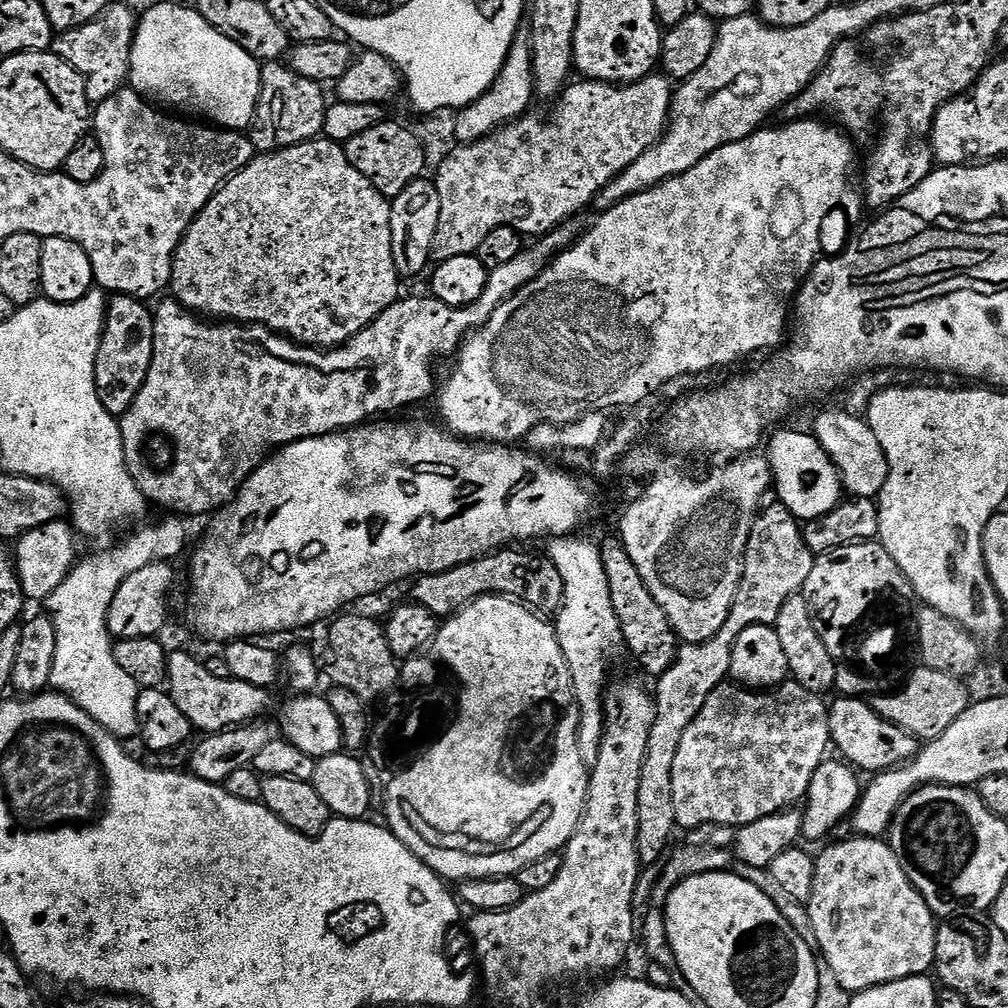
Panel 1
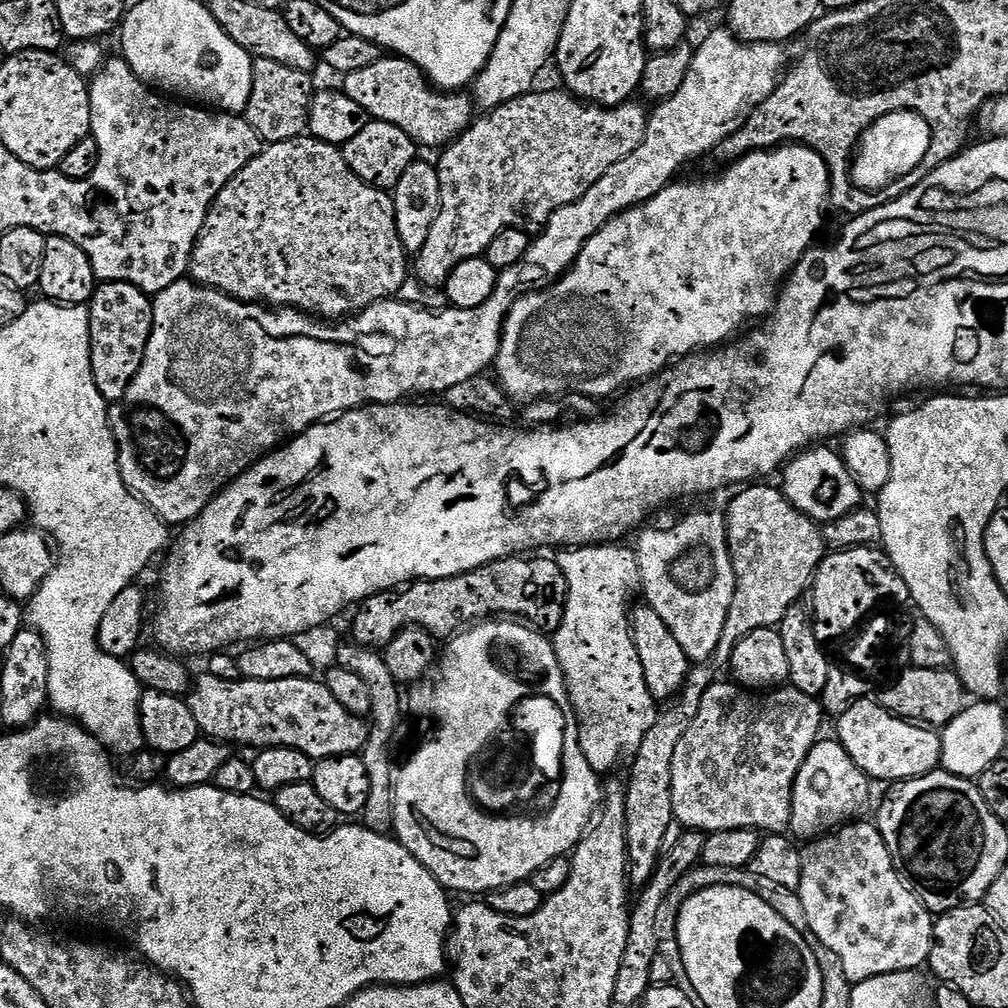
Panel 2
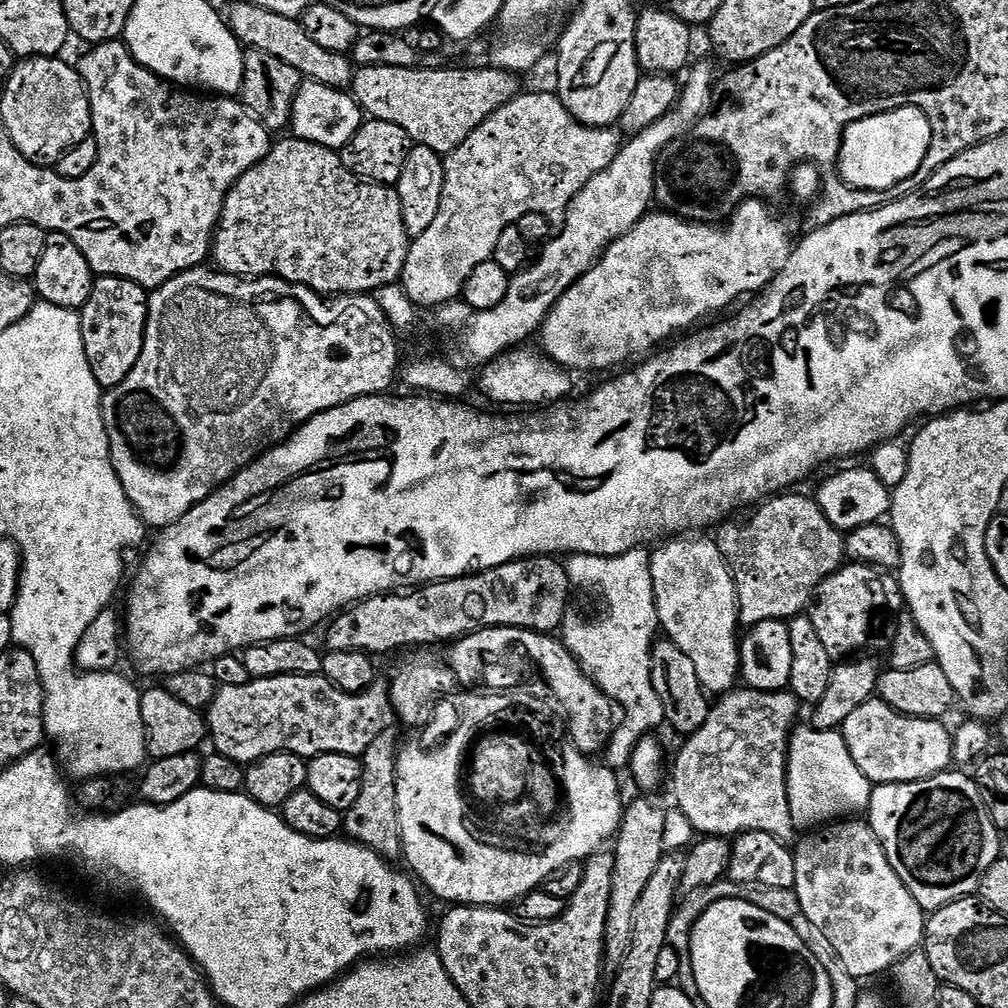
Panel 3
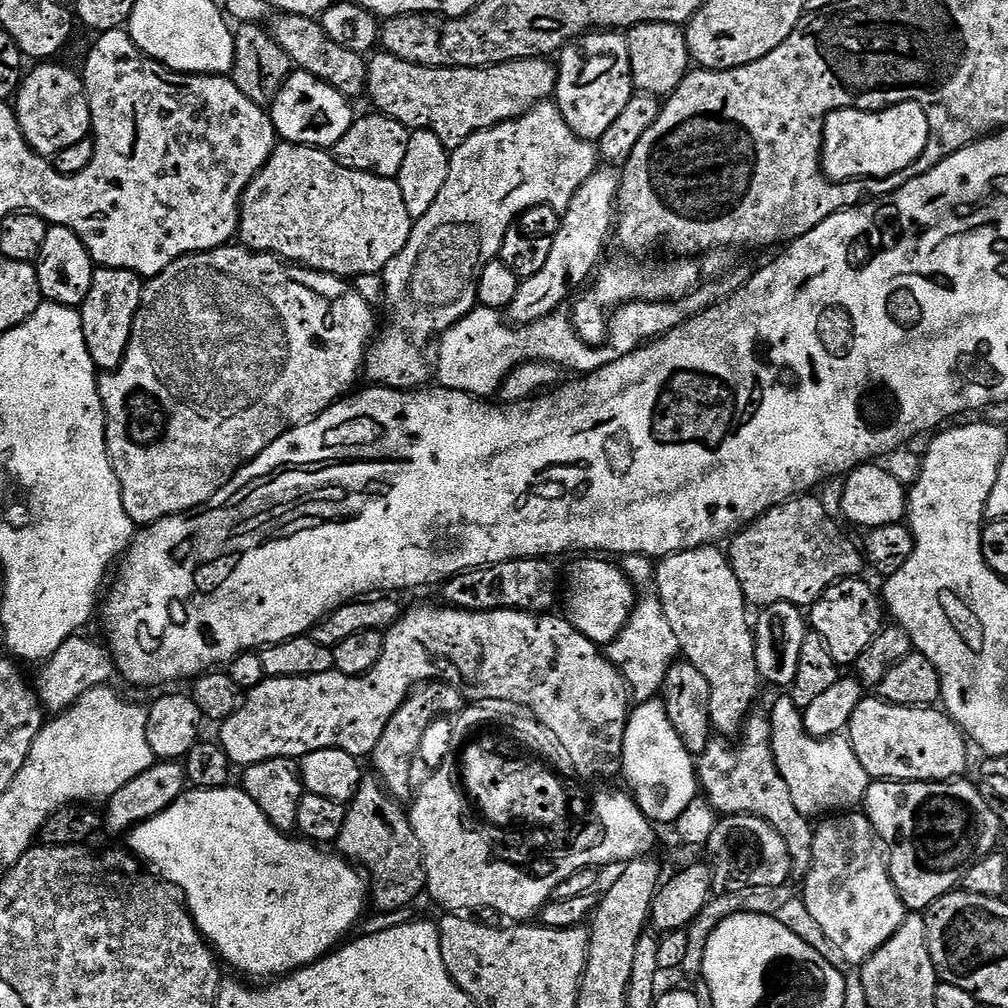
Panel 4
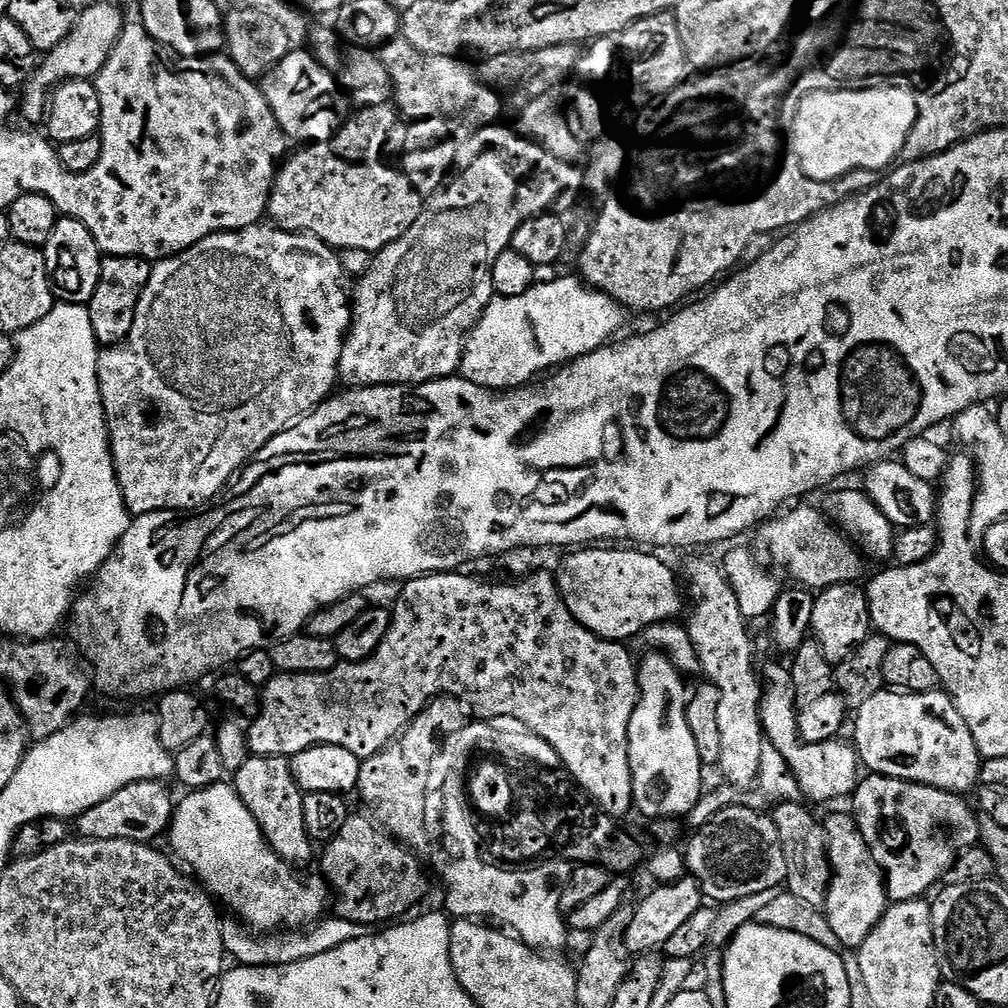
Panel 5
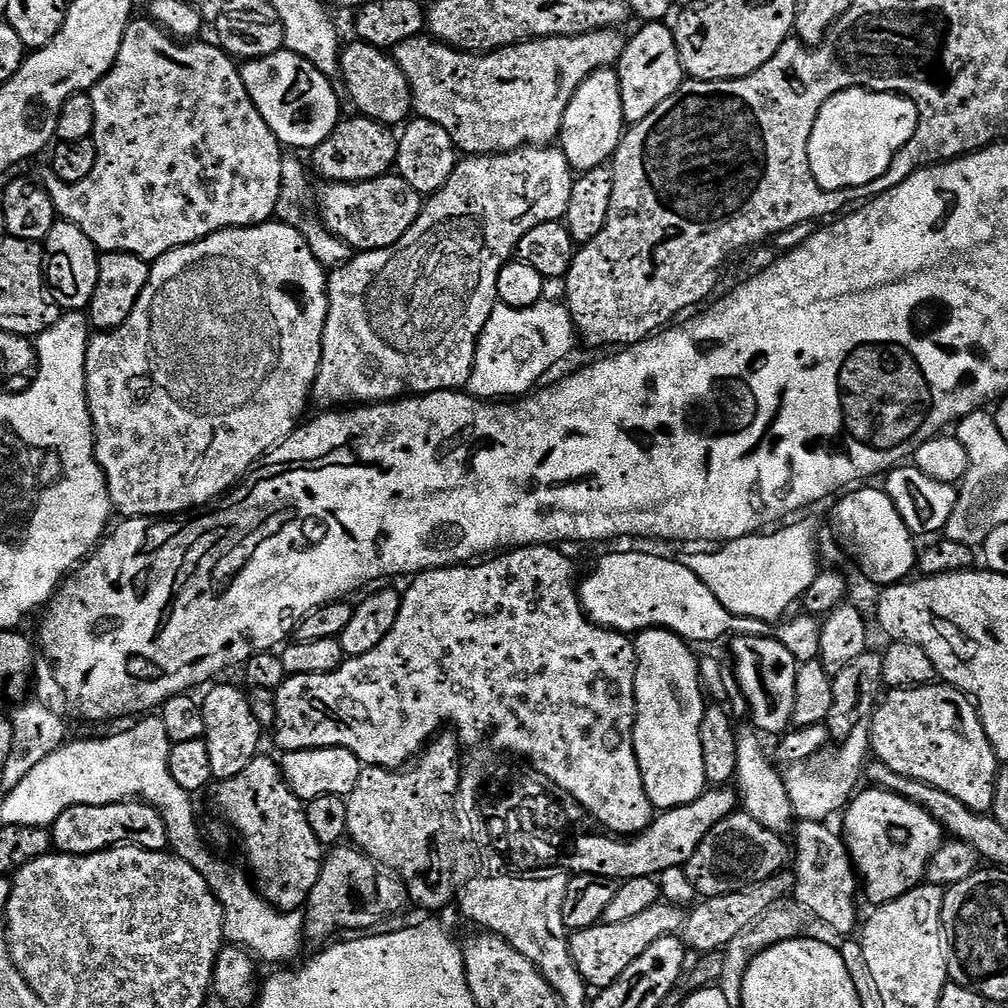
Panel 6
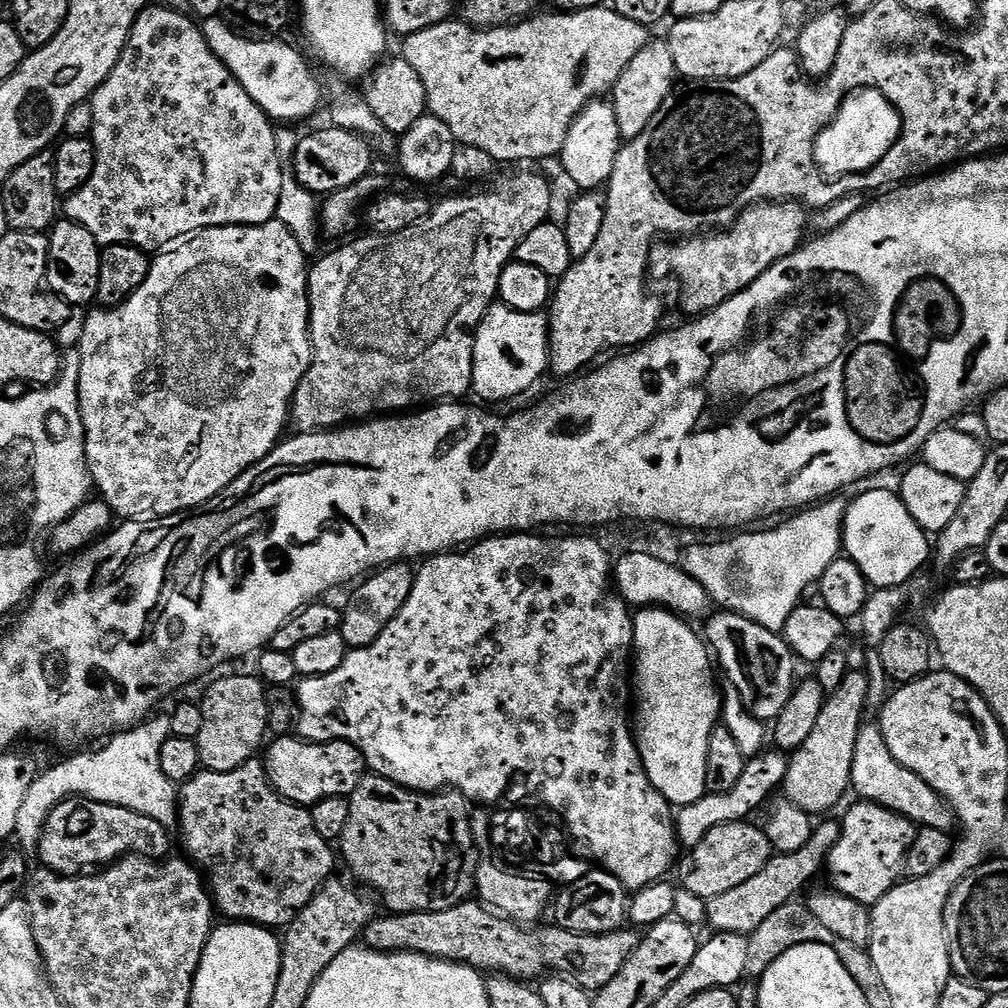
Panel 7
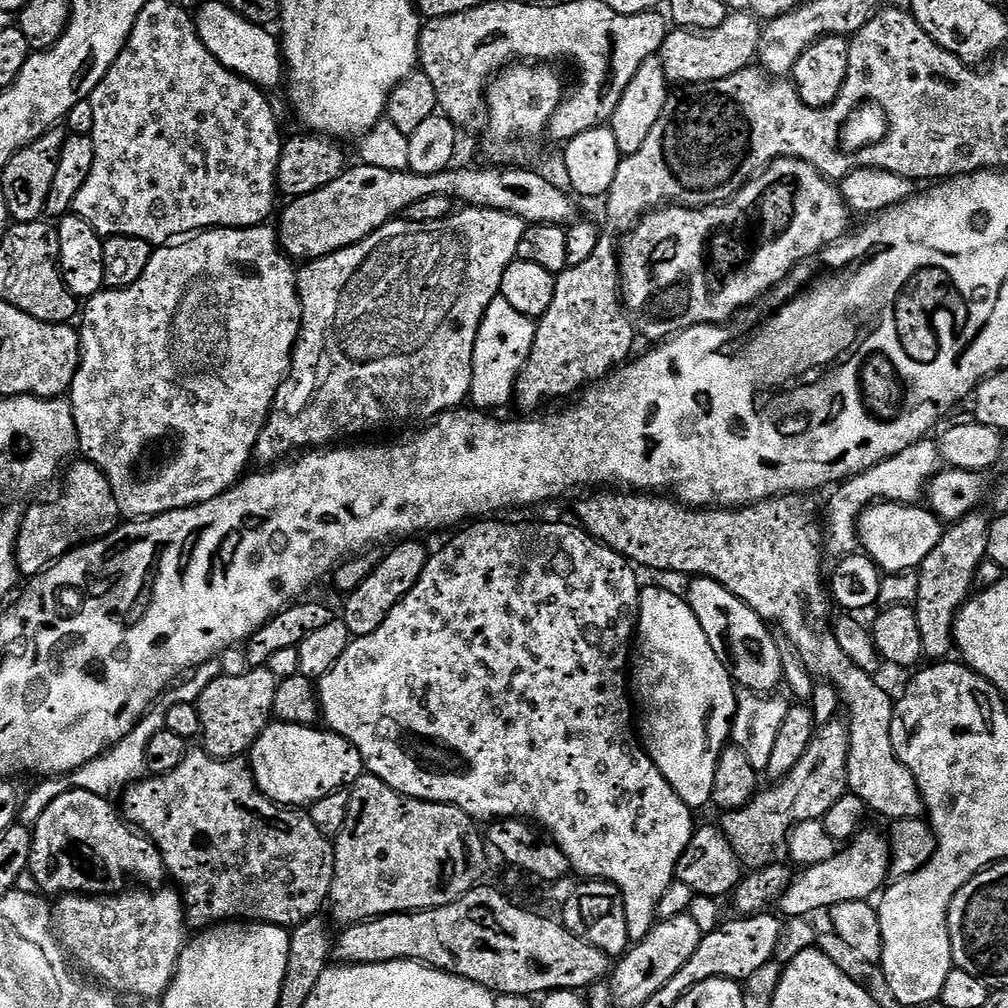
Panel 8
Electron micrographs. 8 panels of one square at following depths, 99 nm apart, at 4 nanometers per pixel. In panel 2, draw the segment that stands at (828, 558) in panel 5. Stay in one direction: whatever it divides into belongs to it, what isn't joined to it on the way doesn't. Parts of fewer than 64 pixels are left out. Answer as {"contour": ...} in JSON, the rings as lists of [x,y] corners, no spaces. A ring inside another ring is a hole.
{"contour":[[[756,482],[744,486],[726,507],[728,522],[728,549],[736,575],[734,598],[730,602],[730,614],[726,618],[726,630],[722,630],[722,642],[718,642],[715,663],[731,665],[734,646],[754,630],[776,628],[782,622],[786,610],[797,607],[800,595],[807,593],[816,577],[816,567],[824,561],[826,545],[821,525],[809,516],[802,515],[786,499],[779,487],[771,488],[768,482]]]}

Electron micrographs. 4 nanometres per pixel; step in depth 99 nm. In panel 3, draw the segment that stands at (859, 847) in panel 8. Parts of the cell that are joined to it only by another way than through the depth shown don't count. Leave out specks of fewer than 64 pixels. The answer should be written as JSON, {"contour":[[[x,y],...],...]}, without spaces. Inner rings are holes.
{"contour":[[[949,770],[940,772],[937,776],[931,776],[929,780],[915,780],[909,784],[878,784],[873,787],[872,797],[868,803],[866,823],[874,830],[874,834],[882,846],[882,850],[886,850],[886,858],[890,862],[890,866],[894,866],[898,878],[902,878],[906,890],[910,890],[910,894],[914,894],[918,906],[922,906],[925,913],[928,914],[937,912],[939,908],[955,900],[975,897],[980,891],[980,883],[986,874],[986,870],[990,870],[990,866],[994,866],[994,862],[1001,859],[1002,856],[1002,852],[1000,852],[1001,829],[994,826],[994,822],[986,810],[986,802],[982,802],[982,794],[978,790],[975,779],[969,773],[967,776],[964,772],[967,771]]]}

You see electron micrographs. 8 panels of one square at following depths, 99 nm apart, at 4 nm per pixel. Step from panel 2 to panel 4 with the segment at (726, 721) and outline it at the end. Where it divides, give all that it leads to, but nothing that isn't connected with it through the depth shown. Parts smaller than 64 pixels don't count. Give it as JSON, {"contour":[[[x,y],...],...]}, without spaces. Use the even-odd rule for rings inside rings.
{"contour":[[[749,715],[744,721],[742,735],[736,748],[728,748],[729,741],[714,738],[698,758],[698,784],[708,803],[724,816],[757,816],[762,818],[786,842],[792,859],[792,871],[802,878],[810,870],[814,850],[814,824],[809,817],[798,814],[790,786],[782,778],[772,749],[772,722],[767,715]]]}

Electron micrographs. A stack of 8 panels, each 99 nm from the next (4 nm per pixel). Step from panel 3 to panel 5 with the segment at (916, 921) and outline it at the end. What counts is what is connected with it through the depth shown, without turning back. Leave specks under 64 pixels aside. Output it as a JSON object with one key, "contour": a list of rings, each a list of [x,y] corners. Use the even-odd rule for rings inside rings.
{"contour":[[[851,811],[832,812],[823,817],[822,823],[828,838],[828,860],[832,863],[832,878],[826,893],[829,929],[834,930],[843,947],[856,950],[866,938],[870,938],[870,932],[878,926],[888,909],[890,901],[884,874],[872,857],[866,838],[862,838],[862,830]]]}

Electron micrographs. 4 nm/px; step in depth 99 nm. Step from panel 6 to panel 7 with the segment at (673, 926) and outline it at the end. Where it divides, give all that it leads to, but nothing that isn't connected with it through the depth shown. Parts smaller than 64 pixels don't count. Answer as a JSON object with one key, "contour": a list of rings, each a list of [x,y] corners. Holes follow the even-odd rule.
{"contour":[[[465,902],[441,912],[377,915],[364,928],[363,943],[374,952],[417,952],[419,956],[433,956],[435,960],[466,964],[481,974],[503,974],[525,982],[535,981],[535,976],[543,977],[547,968],[553,968],[553,973],[574,980],[581,988],[595,994],[614,982],[618,970],[626,966],[642,939],[636,930],[583,936],[549,926],[537,927],[532,930],[537,932],[532,932],[517,921],[489,910],[483,903],[472,903]]]}

